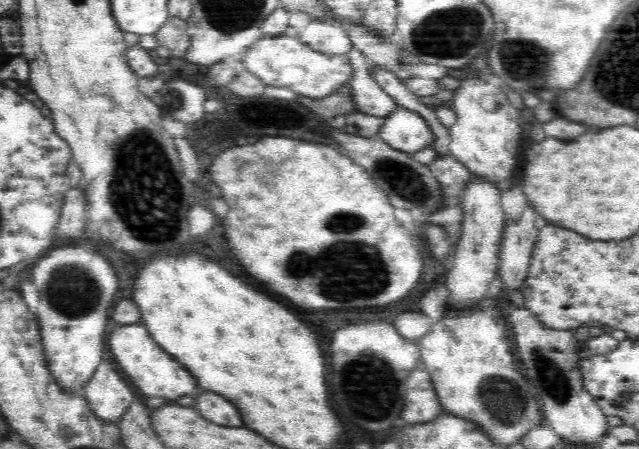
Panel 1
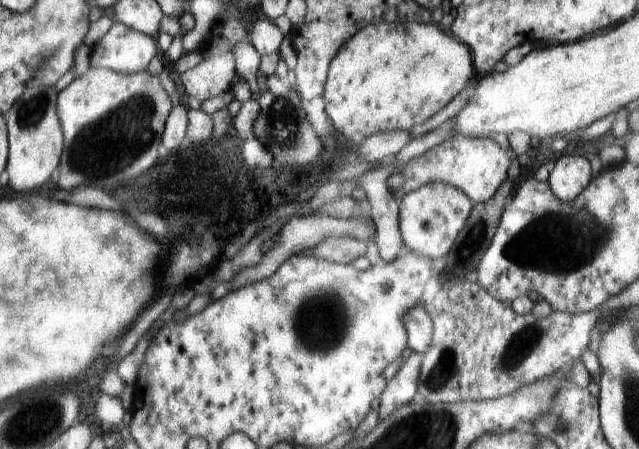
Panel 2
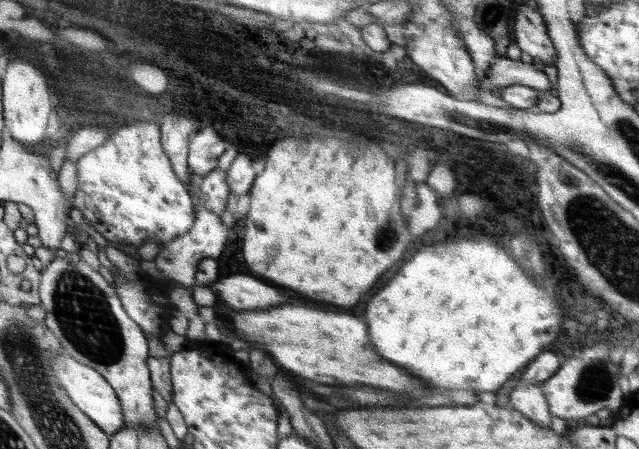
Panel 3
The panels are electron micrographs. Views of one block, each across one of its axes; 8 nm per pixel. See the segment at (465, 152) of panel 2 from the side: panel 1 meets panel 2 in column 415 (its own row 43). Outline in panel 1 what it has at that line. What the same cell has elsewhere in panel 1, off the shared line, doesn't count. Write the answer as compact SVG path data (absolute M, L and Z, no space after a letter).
M169 14L166 24L155 32L158 46L162 45L171 52L170 56L184 57L190 47L190 35L187 33L187 19Z

